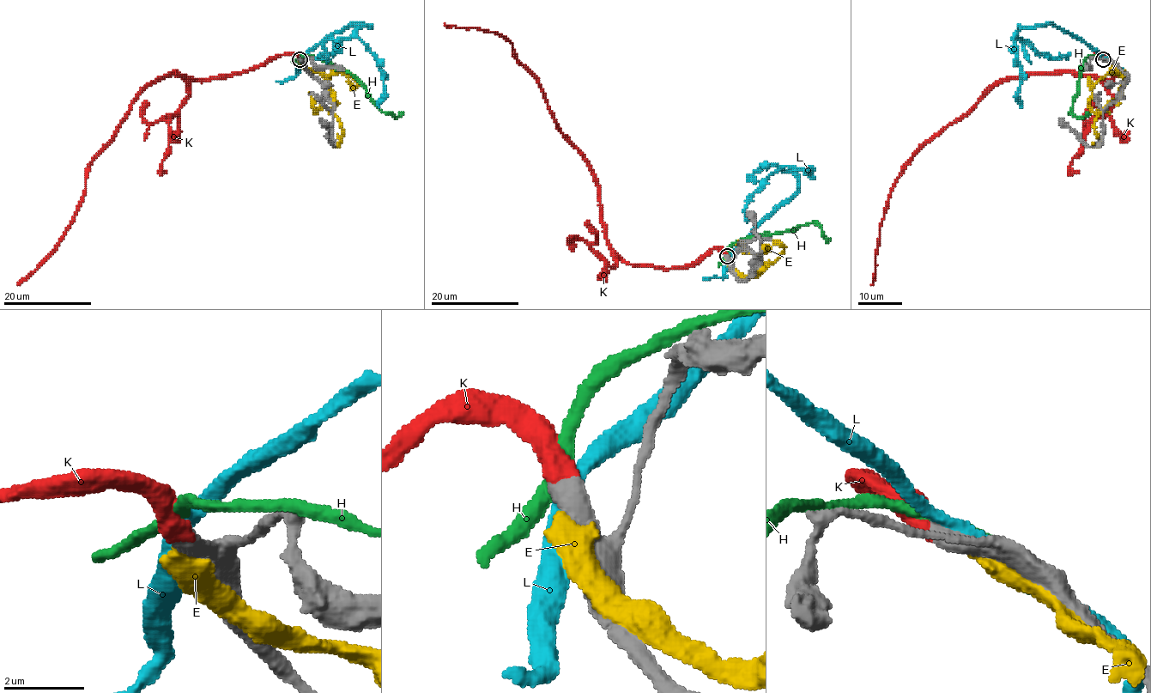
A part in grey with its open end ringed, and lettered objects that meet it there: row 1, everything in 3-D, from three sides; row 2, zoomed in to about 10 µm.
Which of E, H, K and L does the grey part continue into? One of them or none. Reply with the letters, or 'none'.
K

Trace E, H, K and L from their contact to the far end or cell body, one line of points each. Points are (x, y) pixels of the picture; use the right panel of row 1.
E: (1114, 64), (1123, 71), (1123, 88), (1118, 96), (1100, 111), (1094, 122), (1098, 141), (1096, 146)
H: (1105, 58), (1088, 57), (1081, 65), (1077, 94), (1070, 111), (1075, 117), (1082, 117), (1087, 111)
K: (1104, 58), (1114, 66), (1111, 79), (1066, 73), (1001, 79), (929, 140), (893, 188), (871, 284)
L: (1105, 59), (1070, 33), (1052, 25), (1019, 27), (1014, 38), (1014, 45), (1021, 76), (1017, 100), (1021, 108)

